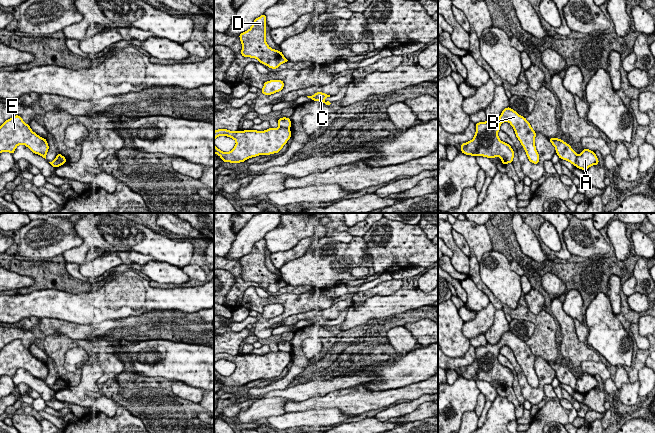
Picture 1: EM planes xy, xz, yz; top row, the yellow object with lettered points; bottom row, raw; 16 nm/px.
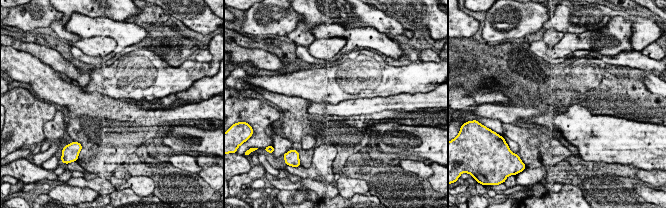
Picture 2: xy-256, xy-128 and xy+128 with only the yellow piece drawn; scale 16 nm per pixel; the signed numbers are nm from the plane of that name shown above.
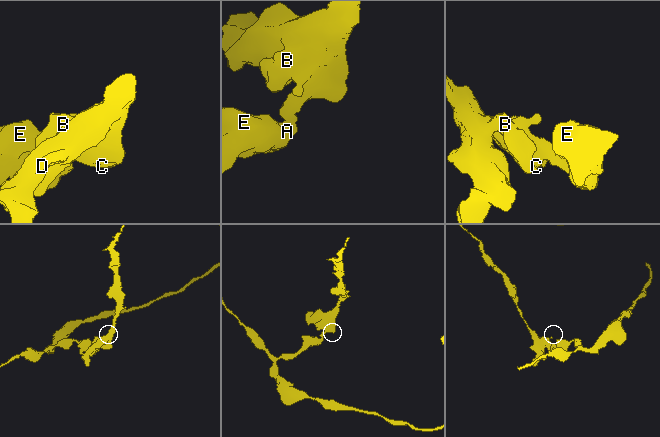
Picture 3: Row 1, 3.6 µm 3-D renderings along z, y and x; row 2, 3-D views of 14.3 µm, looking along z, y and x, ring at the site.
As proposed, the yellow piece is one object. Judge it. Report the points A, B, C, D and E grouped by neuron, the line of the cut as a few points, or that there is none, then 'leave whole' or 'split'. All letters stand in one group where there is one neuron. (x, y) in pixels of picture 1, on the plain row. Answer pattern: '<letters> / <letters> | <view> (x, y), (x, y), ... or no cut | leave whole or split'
A E / B C D | xz (279, 350), (288, 352) | split

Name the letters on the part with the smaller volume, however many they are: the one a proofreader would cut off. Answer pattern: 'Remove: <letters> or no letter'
Remove: B, C, D

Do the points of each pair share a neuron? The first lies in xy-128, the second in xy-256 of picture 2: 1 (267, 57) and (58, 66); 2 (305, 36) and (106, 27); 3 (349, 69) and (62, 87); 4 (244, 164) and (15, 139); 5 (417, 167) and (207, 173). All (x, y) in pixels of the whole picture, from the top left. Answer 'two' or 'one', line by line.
1: one
2: two
3: two
4: two
5: two

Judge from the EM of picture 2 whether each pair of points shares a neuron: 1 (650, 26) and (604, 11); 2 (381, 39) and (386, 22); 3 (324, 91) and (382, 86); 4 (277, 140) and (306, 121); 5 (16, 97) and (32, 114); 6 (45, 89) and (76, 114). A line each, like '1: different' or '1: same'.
1: same
2: different
3: same
4: different
5: same
6: same

